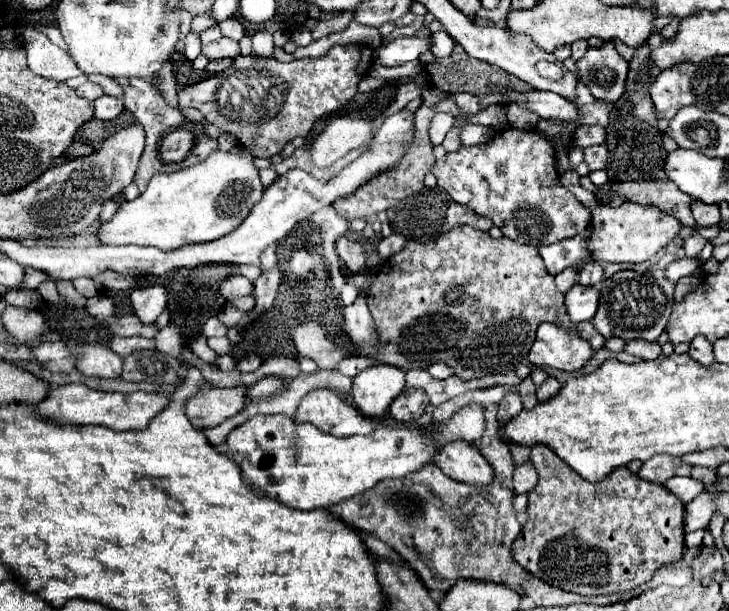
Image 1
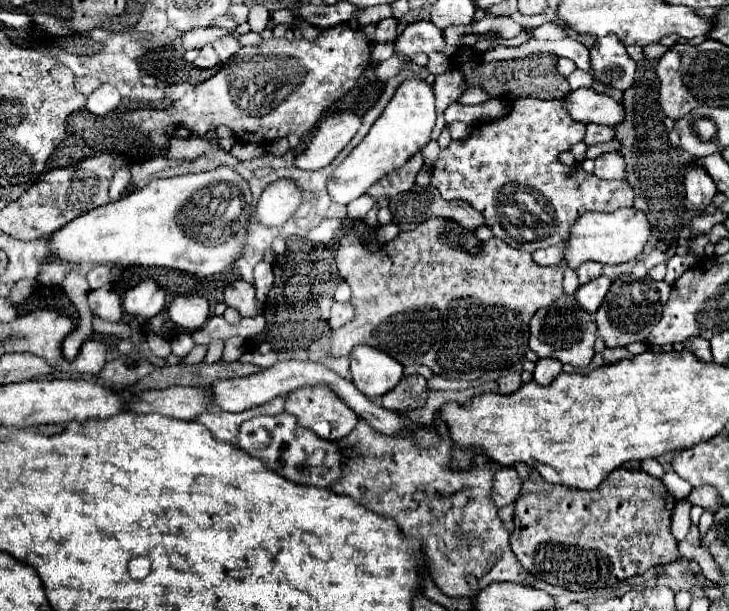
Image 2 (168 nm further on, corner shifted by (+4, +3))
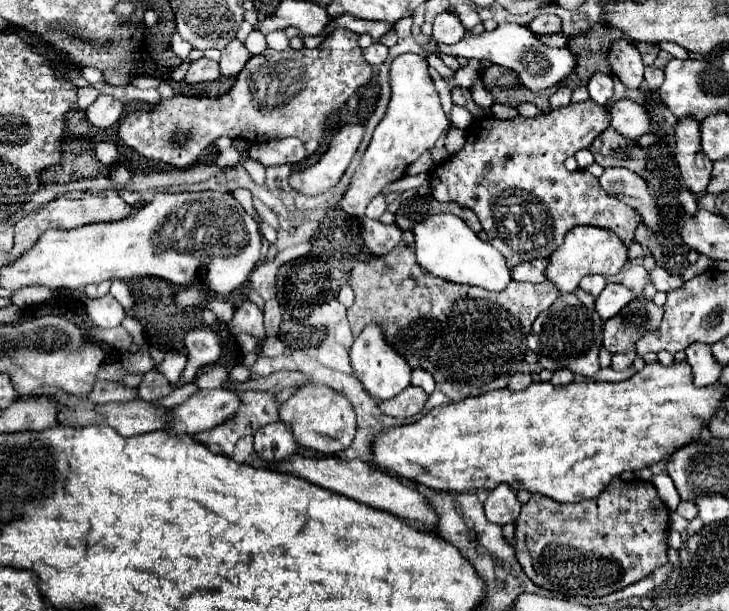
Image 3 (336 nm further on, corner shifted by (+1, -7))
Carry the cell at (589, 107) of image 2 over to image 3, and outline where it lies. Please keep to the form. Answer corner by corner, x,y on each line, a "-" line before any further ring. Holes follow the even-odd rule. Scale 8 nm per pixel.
619,100
609,104
607,112
611,112
611,126
627,138
639,138
653,132
653,120
643,104
633,100

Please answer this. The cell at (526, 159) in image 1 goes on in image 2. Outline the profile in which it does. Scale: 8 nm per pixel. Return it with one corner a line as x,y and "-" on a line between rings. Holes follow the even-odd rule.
520,98
504,118
474,126
466,140
450,142
448,148
440,150
440,156
432,166
432,186
438,188
444,200
464,200
472,204
472,208
486,218
486,226
494,236
512,248
534,252
538,248
554,246
556,242
568,240
572,226
582,214
612,212
622,206
632,206
634,202
632,186
628,186
626,180
600,180
594,174
586,174
580,166
564,166
558,162
558,154
580,142
584,130
584,124
568,118
562,100

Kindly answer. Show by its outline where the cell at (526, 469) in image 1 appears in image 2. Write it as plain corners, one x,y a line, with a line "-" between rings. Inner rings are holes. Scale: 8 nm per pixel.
514,466
500,468
494,476
494,488
492,488
494,504
498,508
502,508
502,506
514,502
520,494
520,488
522,488
522,480
520,480
518,472
514,470

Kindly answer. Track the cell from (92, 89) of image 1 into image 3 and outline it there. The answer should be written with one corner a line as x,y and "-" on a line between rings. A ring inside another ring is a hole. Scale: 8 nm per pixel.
81,84
79,90
77,90
77,108
79,108
79,110
87,110
97,96
99,96
99,90
97,90
97,88

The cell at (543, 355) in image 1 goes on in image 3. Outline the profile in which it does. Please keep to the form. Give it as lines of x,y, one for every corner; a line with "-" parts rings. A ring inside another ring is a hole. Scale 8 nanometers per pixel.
563,294
555,304
543,312
535,322
533,330
527,336
529,348
539,356
539,364
551,372
559,368
569,368
575,374
593,376
599,370
599,350
601,350
601,318
593,308
587,308
579,302
575,294

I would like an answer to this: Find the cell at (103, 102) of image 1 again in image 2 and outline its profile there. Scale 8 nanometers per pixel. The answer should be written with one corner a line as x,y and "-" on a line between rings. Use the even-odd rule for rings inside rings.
102,84
98,90
94,90
90,96
88,96
88,102
86,102
86,108
94,114
94,116
106,116
108,112
116,110
118,104
120,104
120,94
114,86
110,84

